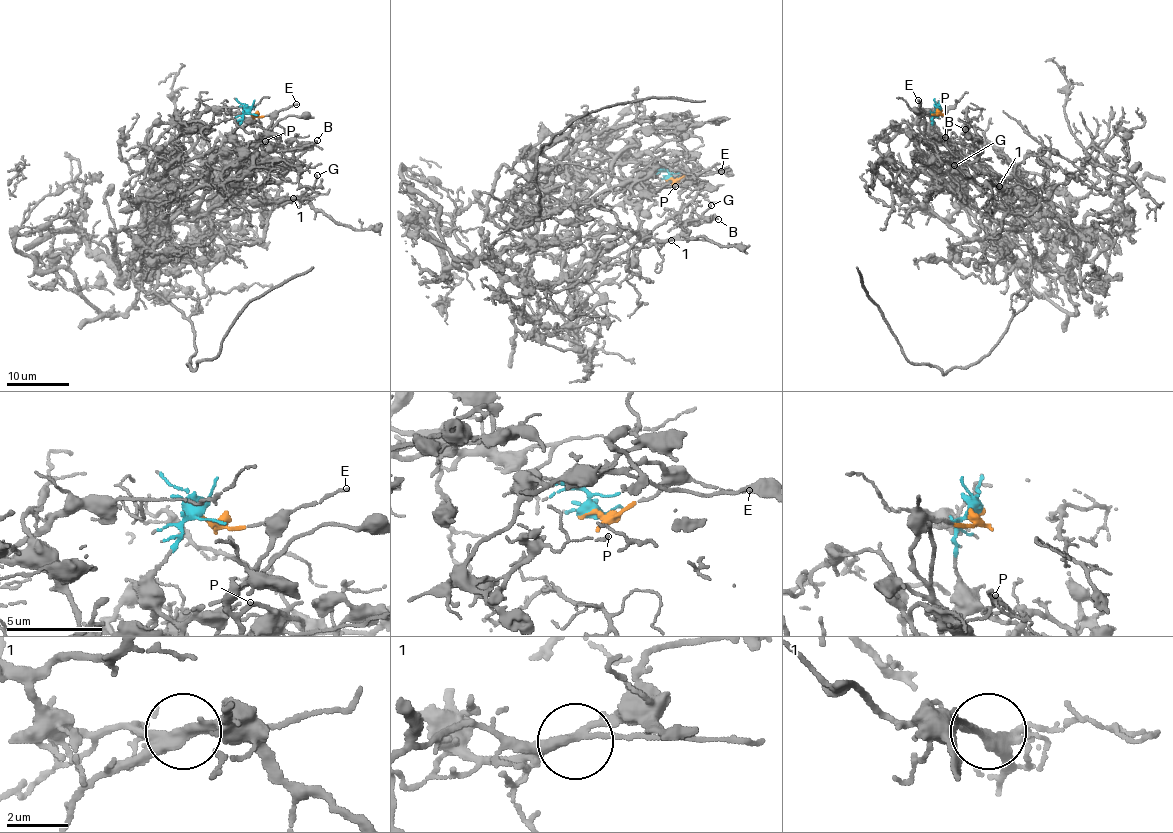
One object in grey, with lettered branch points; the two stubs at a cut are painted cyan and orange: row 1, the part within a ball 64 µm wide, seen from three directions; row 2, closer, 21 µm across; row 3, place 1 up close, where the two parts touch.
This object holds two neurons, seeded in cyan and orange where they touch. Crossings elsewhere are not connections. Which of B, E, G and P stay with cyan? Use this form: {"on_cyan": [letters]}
{"on_cyan": ["B", "G", "P"]}

